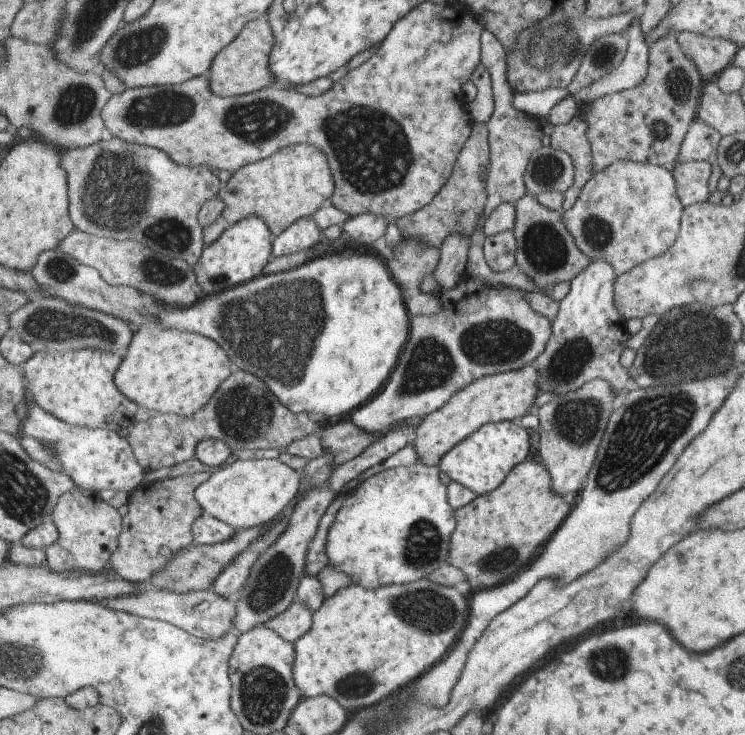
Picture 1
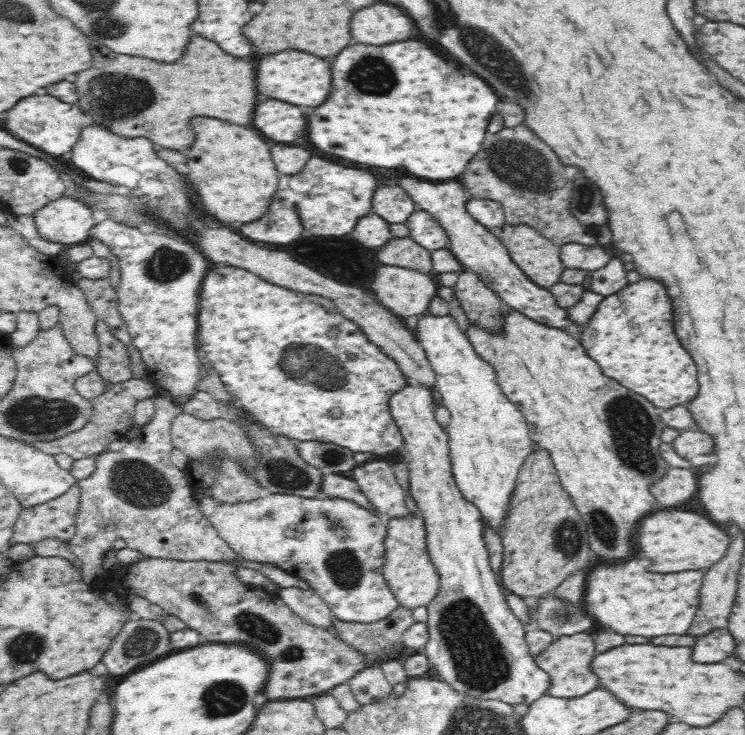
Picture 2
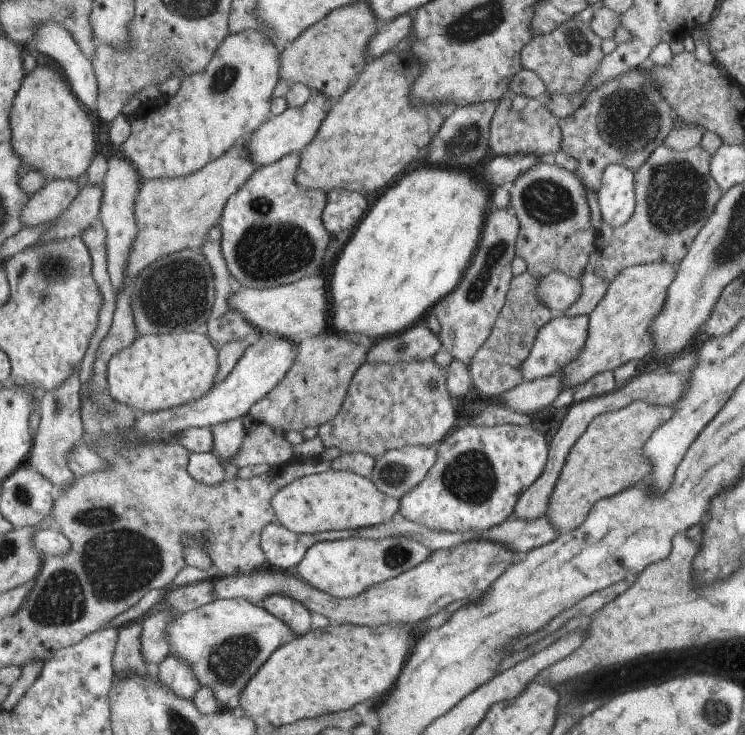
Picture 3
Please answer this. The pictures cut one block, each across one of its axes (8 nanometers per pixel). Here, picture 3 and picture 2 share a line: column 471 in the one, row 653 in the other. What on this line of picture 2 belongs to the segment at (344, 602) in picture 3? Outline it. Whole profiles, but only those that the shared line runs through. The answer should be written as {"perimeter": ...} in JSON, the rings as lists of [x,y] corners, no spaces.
{"perimeter":[[[576,634],[576,636],[562,636],[554,640],[540,656],[536,656],[536,664],[544,668],[552,676],[552,688],[548,694],[562,696],[562,698],[580,698],[600,686],[600,676],[594,670],[592,660],[596,658],[596,646],[592,634]]]}

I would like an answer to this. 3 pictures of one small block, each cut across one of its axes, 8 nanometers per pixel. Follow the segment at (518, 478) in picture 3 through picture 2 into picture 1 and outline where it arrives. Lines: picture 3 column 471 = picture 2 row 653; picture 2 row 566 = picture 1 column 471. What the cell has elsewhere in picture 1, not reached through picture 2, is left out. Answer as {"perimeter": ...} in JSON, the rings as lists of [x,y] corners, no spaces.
{"perimeter":[[[499,422],[487,424],[485,428],[477,430],[457,448],[453,448],[439,464],[441,472],[445,472],[453,482],[463,484],[465,488],[473,490],[477,496],[487,496],[505,484],[505,478],[517,468],[519,464],[527,462],[531,452],[529,432],[515,422]]]}

